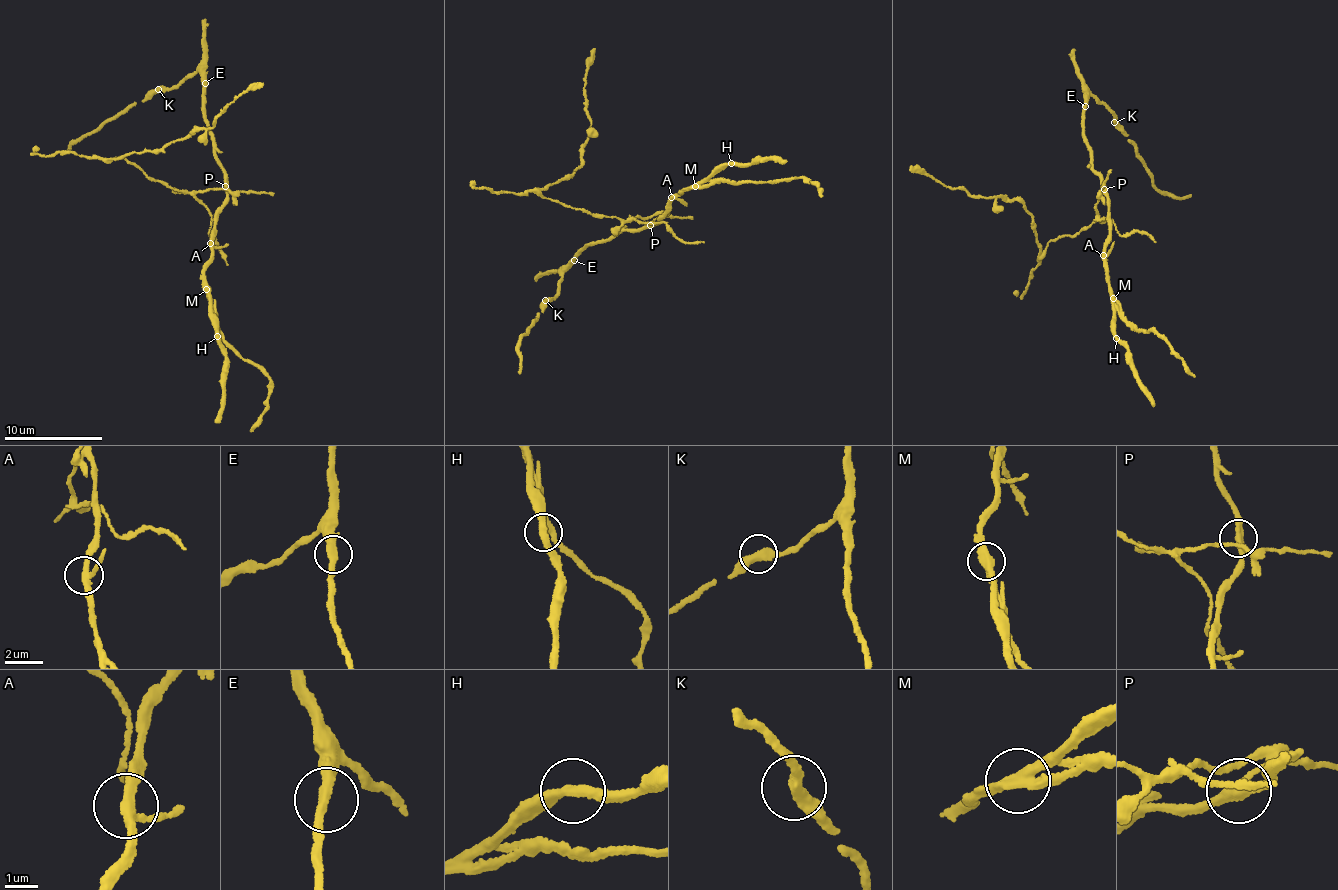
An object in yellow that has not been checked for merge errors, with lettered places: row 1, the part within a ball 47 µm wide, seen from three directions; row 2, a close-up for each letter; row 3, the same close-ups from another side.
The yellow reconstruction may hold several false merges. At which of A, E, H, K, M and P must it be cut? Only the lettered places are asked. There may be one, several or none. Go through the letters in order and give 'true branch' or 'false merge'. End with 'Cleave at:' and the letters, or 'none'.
A: true branch
E: true branch
H: true branch
K: true branch
M: false merge
P: false merge
Cleave at: M, P

